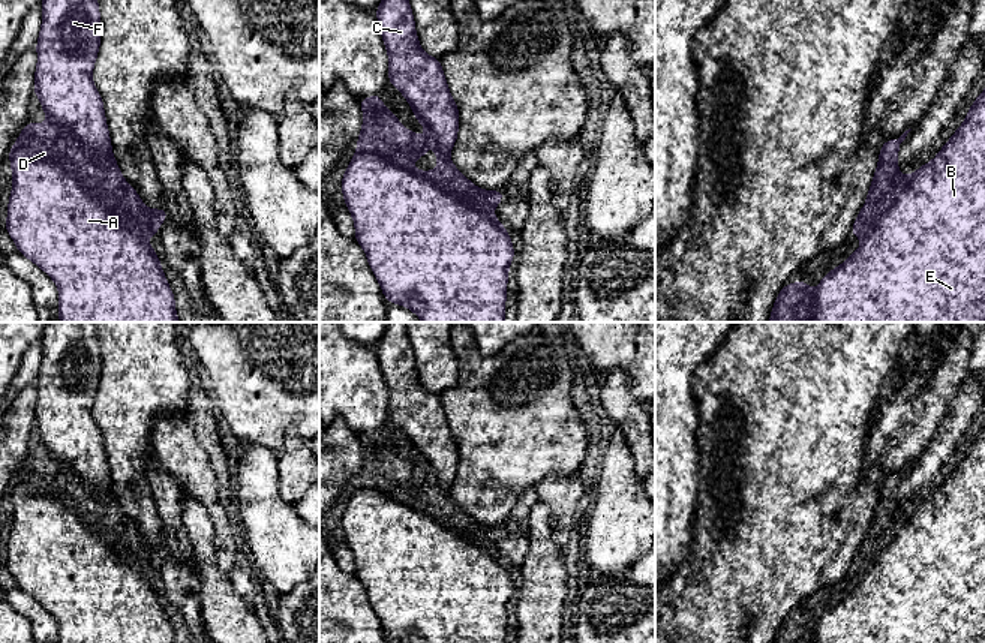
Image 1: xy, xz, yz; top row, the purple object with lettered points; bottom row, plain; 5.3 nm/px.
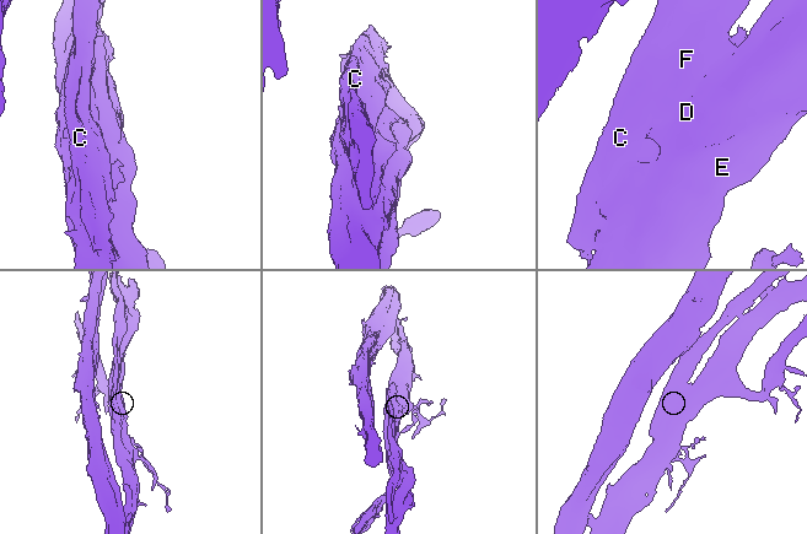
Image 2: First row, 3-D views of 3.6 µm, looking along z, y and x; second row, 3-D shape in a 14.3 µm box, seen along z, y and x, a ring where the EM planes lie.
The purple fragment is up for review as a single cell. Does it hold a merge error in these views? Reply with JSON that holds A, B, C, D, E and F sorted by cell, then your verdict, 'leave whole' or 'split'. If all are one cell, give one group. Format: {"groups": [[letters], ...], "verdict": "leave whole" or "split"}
{"groups": [["A", "B", "D", "E"], ["C", "F"]], "verdict": "split"}

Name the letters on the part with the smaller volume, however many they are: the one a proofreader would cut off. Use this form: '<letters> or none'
C, F

